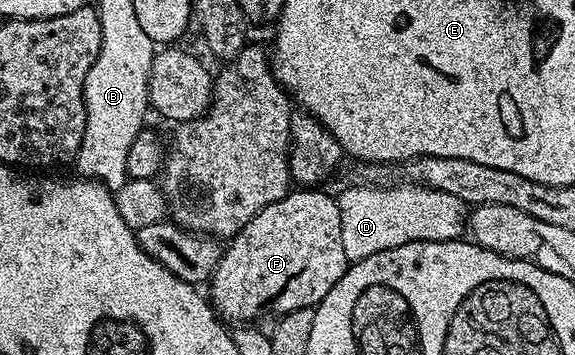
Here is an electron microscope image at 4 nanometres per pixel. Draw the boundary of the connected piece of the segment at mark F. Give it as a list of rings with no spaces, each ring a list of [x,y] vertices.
[[[324,190],[289,191],[227,241],[210,281],[210,303],[217,317],[244,326],[267,312],[279,318],[299,308],[315,308],[330,294],[350,262],[342,250],[336,196],[320,191]]]

